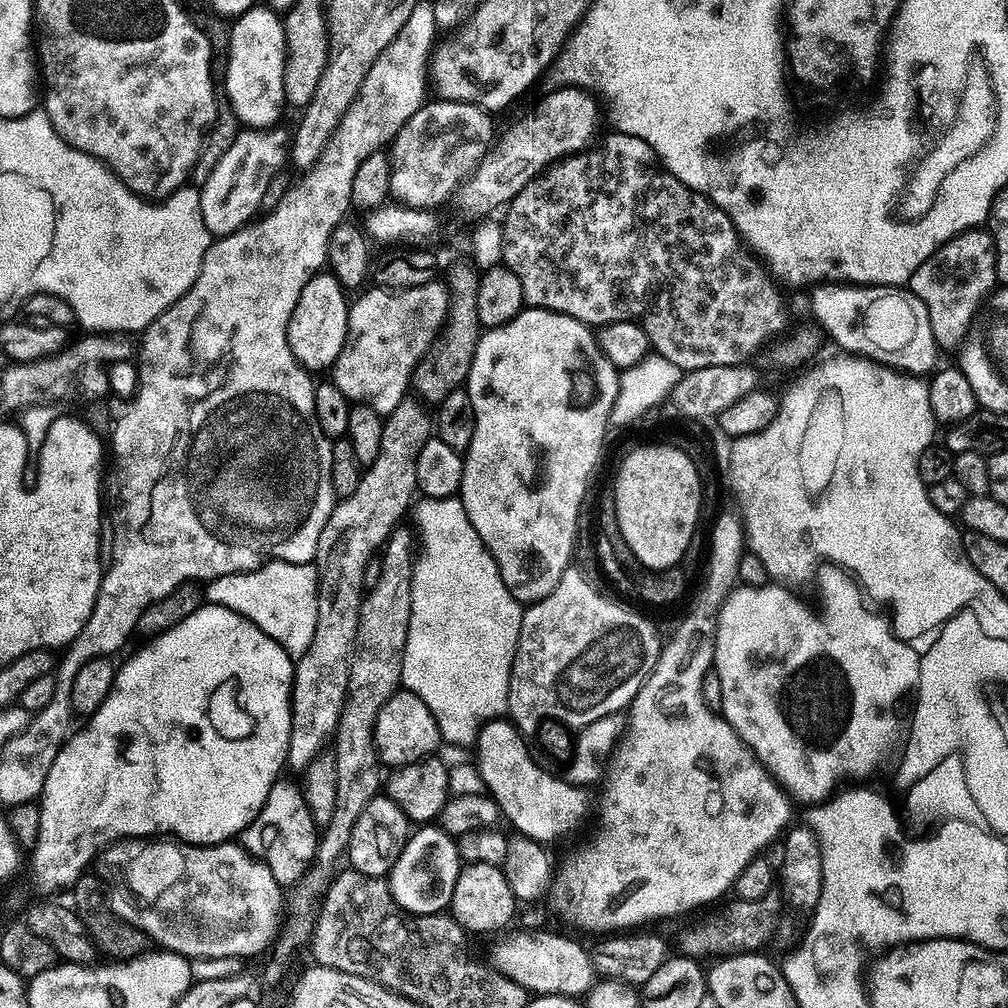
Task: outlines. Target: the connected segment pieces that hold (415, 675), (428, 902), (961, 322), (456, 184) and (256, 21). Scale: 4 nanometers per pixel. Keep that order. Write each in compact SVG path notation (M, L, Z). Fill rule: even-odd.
M459 495L447 496L446 498L420 498L415 501L414 512L416 508L416 524L415 529L418 531L418 544L424 549L419 549L418 555L415 557L412 567L412 601L410 602L410 622L408 623L408 633L406 634L406 646L402 654L402 662L400 663L400 683L407 691L412 692L418 698L422 698L422 702L426 702L426 706L430 710L430 714L434 714L434 722L440 731L440 739L445 745L447 744L468 744L475 745L476 735L480 732L480 727L487 720L494 720L503 717L508 710L508 687L510 686L510 670L514 662L514 654L518 646L518 638L522 630L522 618L524 617L524 608L521 601L508 587L506 582L502 582L498 566L494 562L492 555L485 548L482 538L478 538L478 530L474 530L474 526L470 522L470 518L466 514L464 504L460 501Z
M420 826L411 833L404 844L404 852L398 854L396 867L386 877L389 890L395 893L396 902L414 916L429 916L441 913L452 903L454 882L462 867L459 847L453 837L439 826Z
M974 227L967 232L959 232L940 248L934 250L922 262L922 266L918 266L918 270L914 270L914 274L908 279L907 287L910 289L911 295L918 301L924 315L928 318L928 331L936 339L937 349L959 349L969 335L970 329L977 319L976 311L979 310L980 303L982 303L982 308L986 297L993 291L996 284L996 252L993 248L994 239L988 230Z
M436 98L436 101L425 102L420 105L419 110L410 117L407 122L398 130L398 134L390 141L390 161L391 172L389 174L389 193L393 201L399 202L407 206L407 208L426 208L429 210L439 209L439 204L447 198L448 195L455 193L459 189L460 185L472 175L472 171L476 169L476 165L484 156L484 153L488 151L490 145L494 140L494 132L492 136L492 120L485 109L474 106L473 104L467 104L466 102L458 102L457 100L445 100L443 98Z
M267 6L247 8L231 21L229 60L222 92L229 96L230 106L241 125L249 129L268 128L277 123L284 98L284 21Z

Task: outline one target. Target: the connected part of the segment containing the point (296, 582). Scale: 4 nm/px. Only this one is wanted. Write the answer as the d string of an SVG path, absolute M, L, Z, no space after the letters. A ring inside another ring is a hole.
M269 560L261 568L209 580L205 588L208 589L203 589L202 596L207 603L234 610L242 618L254 622L258 630L281 644L289 656L299 658L306 654L318 622L315 563L295 564L285 560Z

